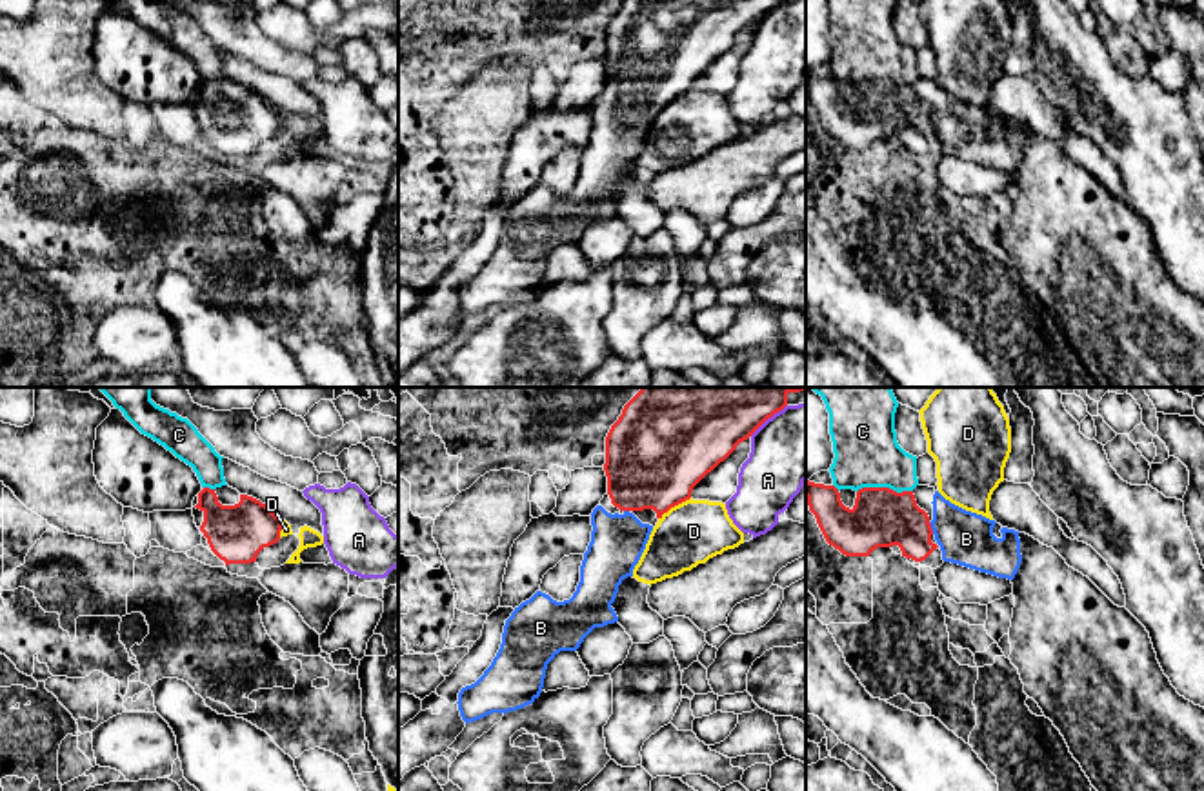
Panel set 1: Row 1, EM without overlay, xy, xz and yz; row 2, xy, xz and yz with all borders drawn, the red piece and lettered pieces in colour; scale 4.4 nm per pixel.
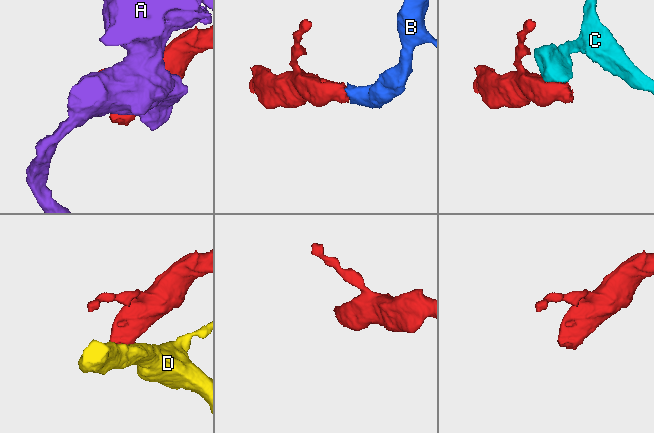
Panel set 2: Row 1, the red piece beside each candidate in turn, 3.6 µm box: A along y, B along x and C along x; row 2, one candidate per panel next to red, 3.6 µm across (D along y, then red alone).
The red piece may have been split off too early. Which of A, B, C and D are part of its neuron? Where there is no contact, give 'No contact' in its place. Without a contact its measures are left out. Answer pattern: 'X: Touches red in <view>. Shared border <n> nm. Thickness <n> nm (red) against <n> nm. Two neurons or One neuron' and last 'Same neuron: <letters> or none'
A: Touches red in xz. Shared border 220 nm. Thickness 480 nm (red) against 340 nm. Two neurons
B: Touches red in yz. Shared border 60 nm. Thickness 260 nm (red) against 240 nm. One neuron
C: Touches red in yz. Shared border 240 nm. Thickness 260 nm (red) against 280 nm. Two neurons
D: Touches red in xz. Shared border 170 nm. Thickness 440 nm (red) against 280 nm. Two neurons
Same neuron: B

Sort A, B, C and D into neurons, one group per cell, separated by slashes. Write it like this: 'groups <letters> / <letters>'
groups A / B / C / D

